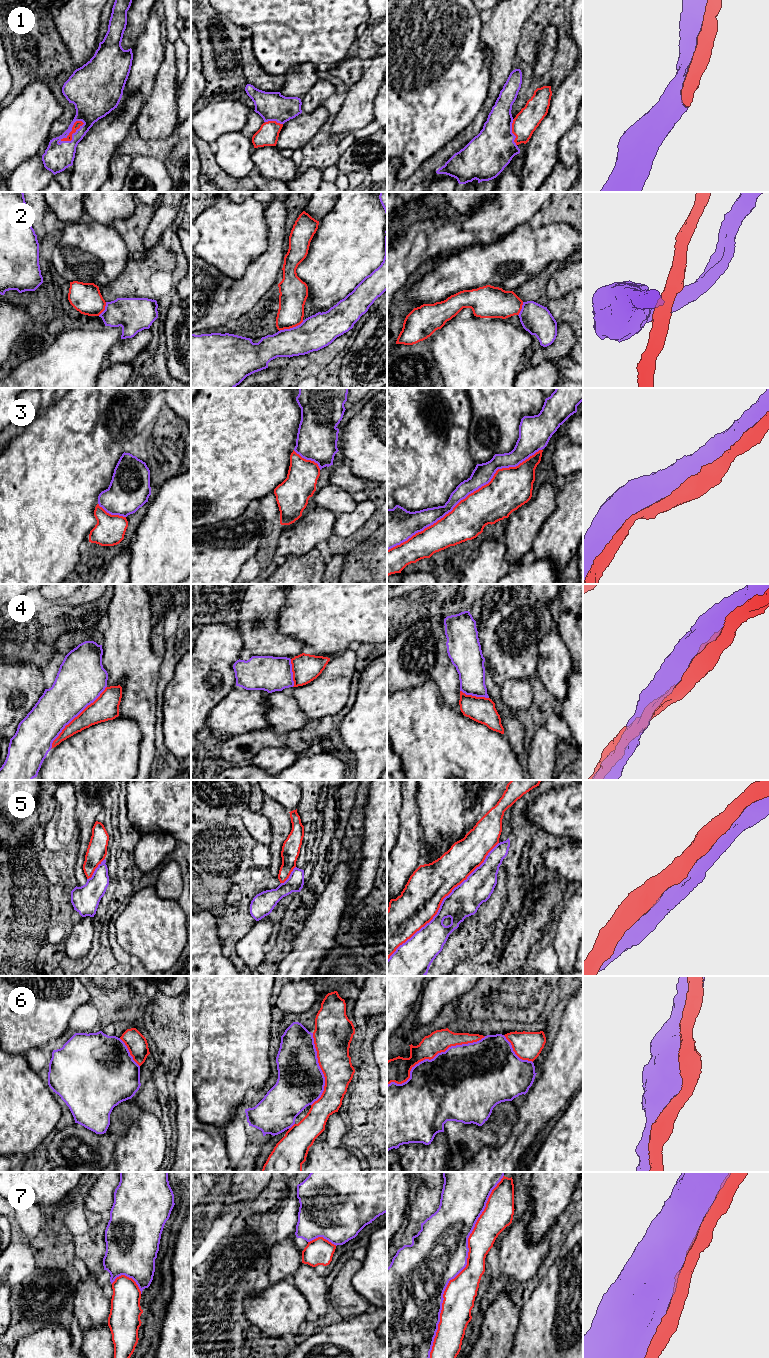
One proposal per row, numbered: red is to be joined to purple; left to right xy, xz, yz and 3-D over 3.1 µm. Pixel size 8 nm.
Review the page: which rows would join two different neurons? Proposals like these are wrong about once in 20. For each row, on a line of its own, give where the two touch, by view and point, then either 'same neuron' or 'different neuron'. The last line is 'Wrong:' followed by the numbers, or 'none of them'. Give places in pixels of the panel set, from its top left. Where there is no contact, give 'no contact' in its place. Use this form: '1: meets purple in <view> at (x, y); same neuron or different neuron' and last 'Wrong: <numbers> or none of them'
1: meets purple in xy at (72, 137); same neuron
2: meets purple in xz at (291, 328); different neuron
3: meets purple in yz at (465, 497); same neuron
4: meets purple in xy at (75, 716); same neuron
5: meets purple in yz at (441, 903); same neuron
6: meets purple in yz at (434, 1057); same neuron
7: meets purple in yz at (464, 1267); same neuron
Wrong: 2

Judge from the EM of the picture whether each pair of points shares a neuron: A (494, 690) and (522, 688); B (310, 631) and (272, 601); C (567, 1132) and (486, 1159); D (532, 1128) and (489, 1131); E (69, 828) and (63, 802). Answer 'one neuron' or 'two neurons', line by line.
A: two neurons
B: two neurons
C: two neurons
D: two neurons
E: one neuron

